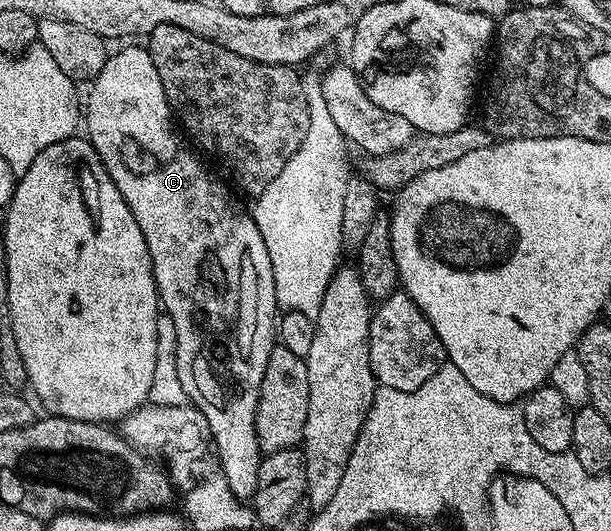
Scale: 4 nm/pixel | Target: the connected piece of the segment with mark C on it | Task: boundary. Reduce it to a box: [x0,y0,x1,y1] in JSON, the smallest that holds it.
[84,45,280,501]

